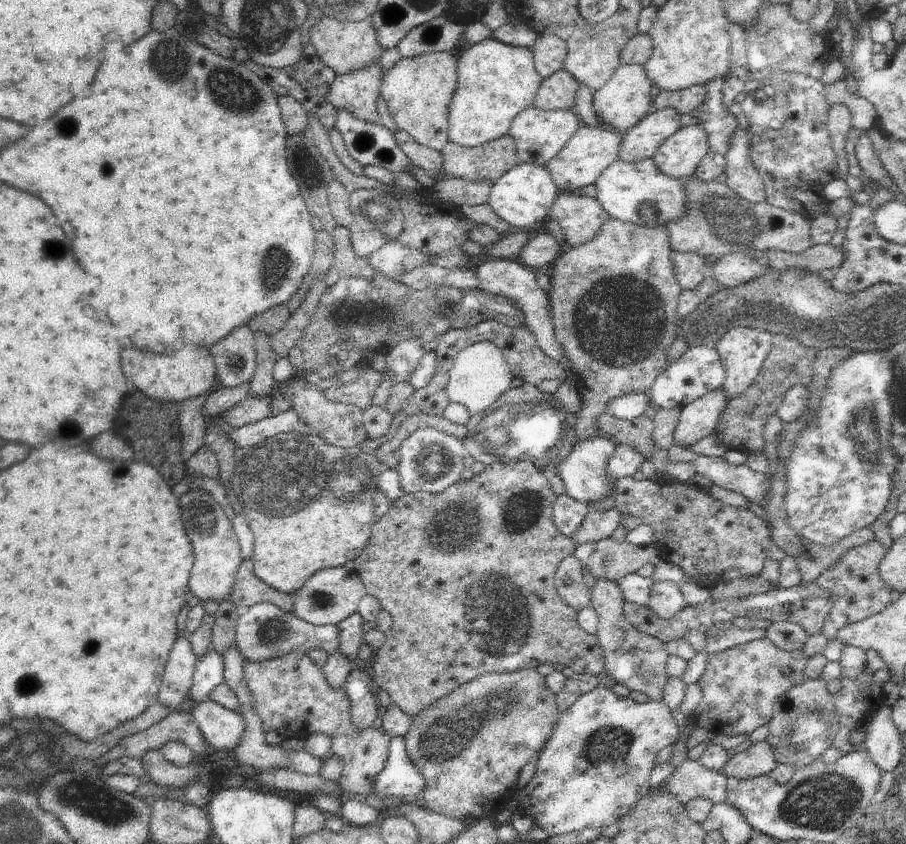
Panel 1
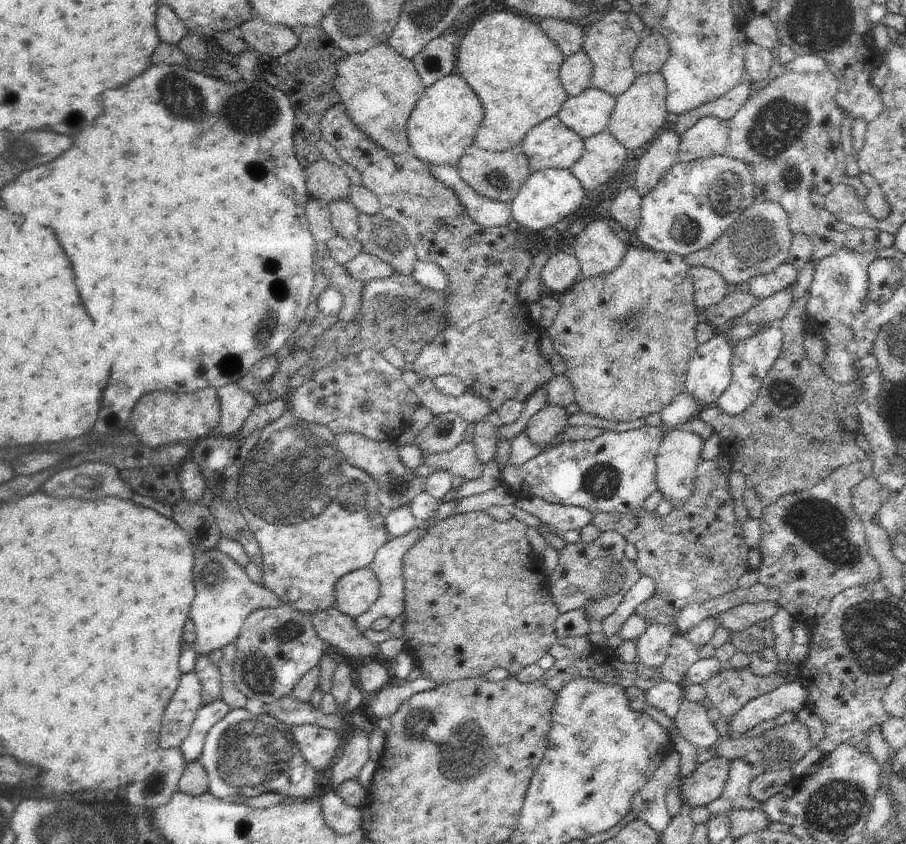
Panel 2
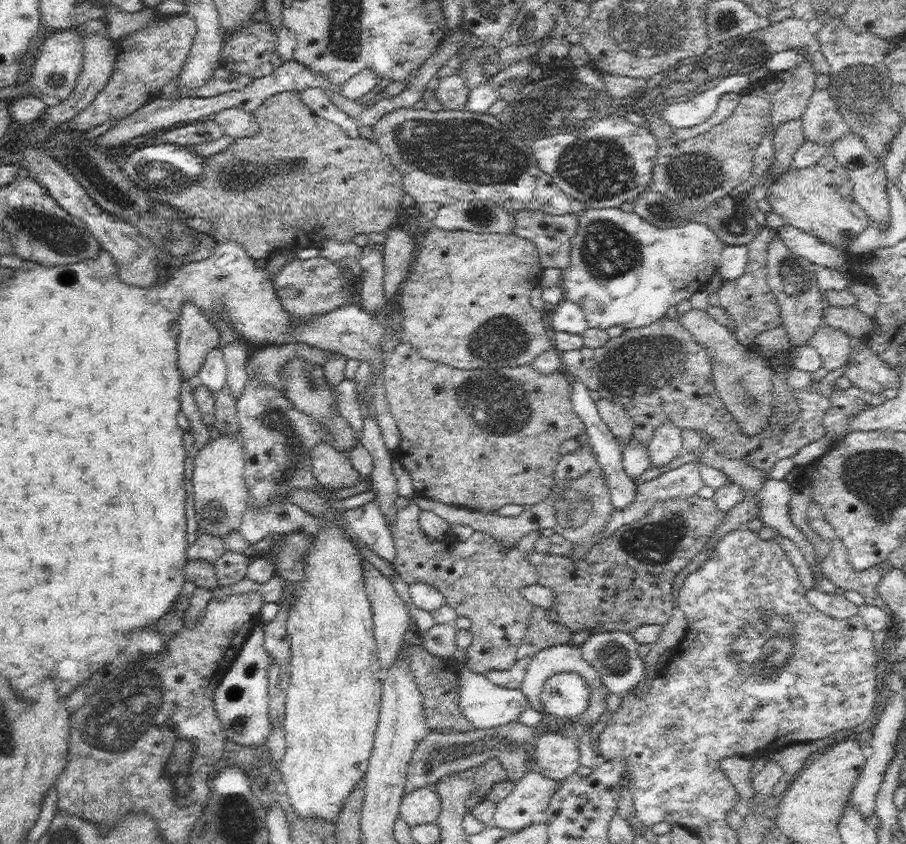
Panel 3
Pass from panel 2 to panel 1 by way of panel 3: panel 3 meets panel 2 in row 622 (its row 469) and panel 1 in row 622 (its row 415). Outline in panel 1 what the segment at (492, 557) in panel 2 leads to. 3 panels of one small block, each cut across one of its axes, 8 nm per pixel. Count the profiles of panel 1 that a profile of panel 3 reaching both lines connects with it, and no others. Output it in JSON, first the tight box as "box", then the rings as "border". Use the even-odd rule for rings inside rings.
{"box":[352,460,606,717],"border":[[[530,460],[514,462],[495,462],[481,473],[469,480],[460,480],[439,493],[420,491],[407,493],[402,498],[393,501],[392,508],[375,521],[370,533],[370,542],[366,550],[354,560],[352,568],[361,576],[362,584],[366,586],[368,595],[377,597],[381,607],[392,614],[392,628],[385,632],[384,644],[376,651],[370,668],[375,686],[390,695],[391,702],[399,706],[410,717],[420,714],[434,702],[444,698],[463,684],[486,673],[511,673],[522,669],[536,669],[546,662],[558,668],[568,667],[574,673],[588,673],[592,676],[605,672],[606,660],[604,650],[598,645],[597,635],[588,634],[582,630],[577,620],[577,612],[562,598],[555,587],[555,576],[558,565],[567,556],[573,555],[576,542],[564,536],[553,522],[553,504],[557,494],[552,492],[548,473],[538,470]]]}

